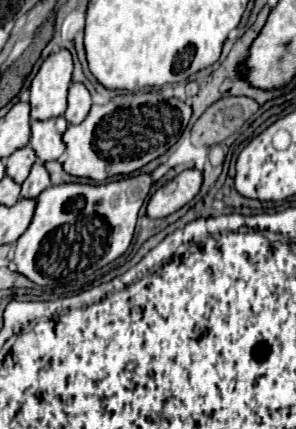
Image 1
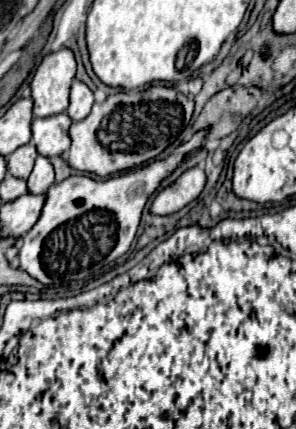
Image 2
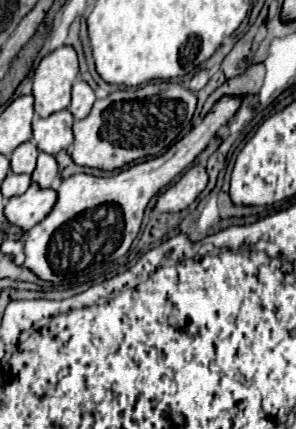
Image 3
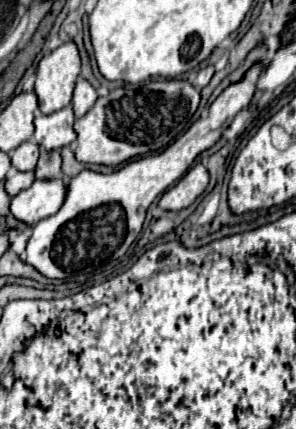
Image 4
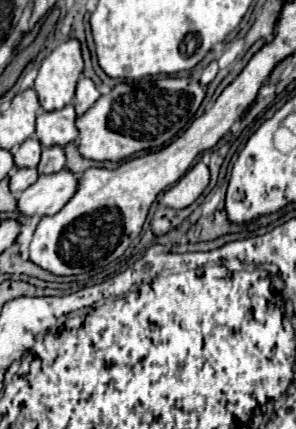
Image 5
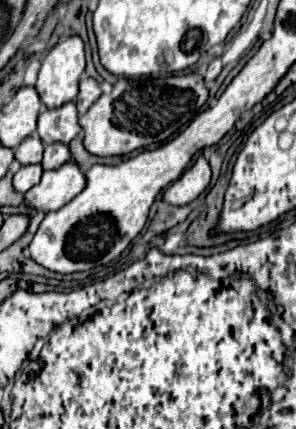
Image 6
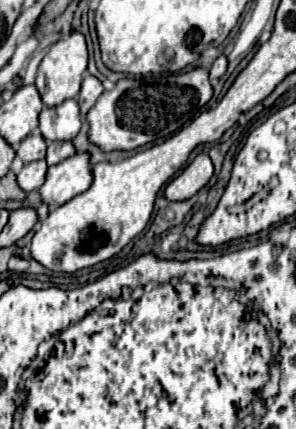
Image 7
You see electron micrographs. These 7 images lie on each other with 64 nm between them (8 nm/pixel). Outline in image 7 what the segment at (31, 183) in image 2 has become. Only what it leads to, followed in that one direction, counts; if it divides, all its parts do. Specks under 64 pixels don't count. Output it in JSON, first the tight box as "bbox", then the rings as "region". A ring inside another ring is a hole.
{"bbox":[46,140,76,166],"region":[[[56,140],[52,144],[48,144],[48,154],[46,154],[46,162],[48,166],[52,164],[58,164],[70,156],[76,154],[76,148],[72,142],[62,142],[62,140]]]}

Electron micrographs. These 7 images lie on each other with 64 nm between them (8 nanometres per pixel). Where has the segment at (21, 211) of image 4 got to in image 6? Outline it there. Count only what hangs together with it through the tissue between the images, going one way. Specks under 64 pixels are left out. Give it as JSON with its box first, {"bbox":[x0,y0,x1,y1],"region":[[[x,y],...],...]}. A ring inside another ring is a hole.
{"bbox":[24,160,86,210],"region":[[[70,160],[56,170],[46,170],[42,174],[42,182],[30,188],[24,198],[36,210],[58,210],[66,202],[70,202],[76,194],[84,190],[86,176],[78,162]]]}

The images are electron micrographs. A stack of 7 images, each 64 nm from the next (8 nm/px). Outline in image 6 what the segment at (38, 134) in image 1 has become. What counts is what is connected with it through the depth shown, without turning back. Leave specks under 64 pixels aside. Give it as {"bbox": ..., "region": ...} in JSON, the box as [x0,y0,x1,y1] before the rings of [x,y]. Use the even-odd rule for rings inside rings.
{"bbox":[38,102,80,144],"region":[[[66,102],[60,108],[46,108],[38,116],[38,134],[44,144],[64,142],[68,144],[80,132],[78,112],[74,102]]]}

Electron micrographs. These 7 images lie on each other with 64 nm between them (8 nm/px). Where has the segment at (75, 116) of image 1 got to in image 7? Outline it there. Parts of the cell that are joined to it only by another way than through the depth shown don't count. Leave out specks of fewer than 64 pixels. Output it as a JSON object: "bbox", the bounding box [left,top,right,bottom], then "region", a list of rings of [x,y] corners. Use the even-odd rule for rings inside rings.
{"bbox":[78,74,104,114],"region":[[[86,74],[84,82],[82,82],[82,90],[78,94],[78,104],[80,104],[82,114],[90,112],[90,108],[96,104],[96,100],[102,92],[104,92],[104,86],[100,84],[100,80],[92,74]]]}

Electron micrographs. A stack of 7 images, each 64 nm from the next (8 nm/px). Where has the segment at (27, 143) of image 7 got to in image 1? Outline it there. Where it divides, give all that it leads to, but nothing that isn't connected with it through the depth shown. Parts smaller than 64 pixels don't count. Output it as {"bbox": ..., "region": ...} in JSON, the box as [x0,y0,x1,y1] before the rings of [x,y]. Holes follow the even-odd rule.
{"bbox":[6,146,36,184],"region":[[[32,146],[18,148],[6,160],[6,174],[10,178],[14,178],[18,184],[22,184],[28,178],[28,172],[30,172],[34,162],[36,162],[36,152],[32,150]]]}

